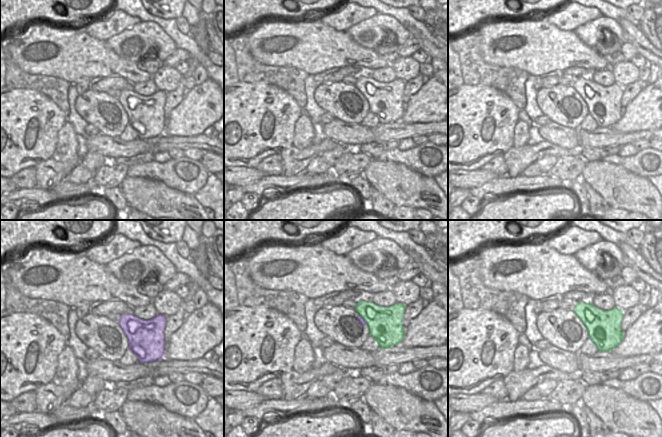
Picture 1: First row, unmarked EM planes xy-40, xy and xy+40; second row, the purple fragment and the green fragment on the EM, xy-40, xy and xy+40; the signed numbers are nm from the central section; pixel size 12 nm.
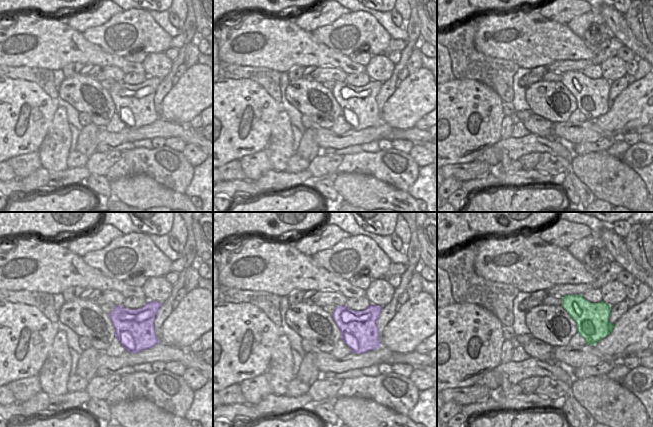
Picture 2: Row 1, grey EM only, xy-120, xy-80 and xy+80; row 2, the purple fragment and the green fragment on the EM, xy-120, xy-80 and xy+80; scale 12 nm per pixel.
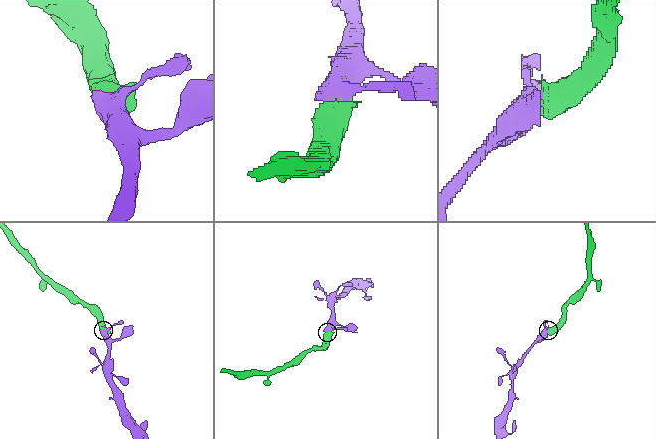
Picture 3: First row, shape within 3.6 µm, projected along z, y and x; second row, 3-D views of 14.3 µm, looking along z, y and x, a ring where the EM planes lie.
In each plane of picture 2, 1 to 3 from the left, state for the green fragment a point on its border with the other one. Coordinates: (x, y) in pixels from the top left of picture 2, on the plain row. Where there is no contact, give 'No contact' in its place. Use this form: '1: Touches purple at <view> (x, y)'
1: No contact
2: No contact
3: No contact.

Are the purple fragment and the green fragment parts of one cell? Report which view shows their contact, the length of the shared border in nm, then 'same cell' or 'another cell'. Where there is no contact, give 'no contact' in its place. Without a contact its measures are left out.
contact in xy; length 140 nm; same cell

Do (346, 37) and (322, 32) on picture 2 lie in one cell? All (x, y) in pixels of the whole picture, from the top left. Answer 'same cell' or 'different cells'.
same cell

